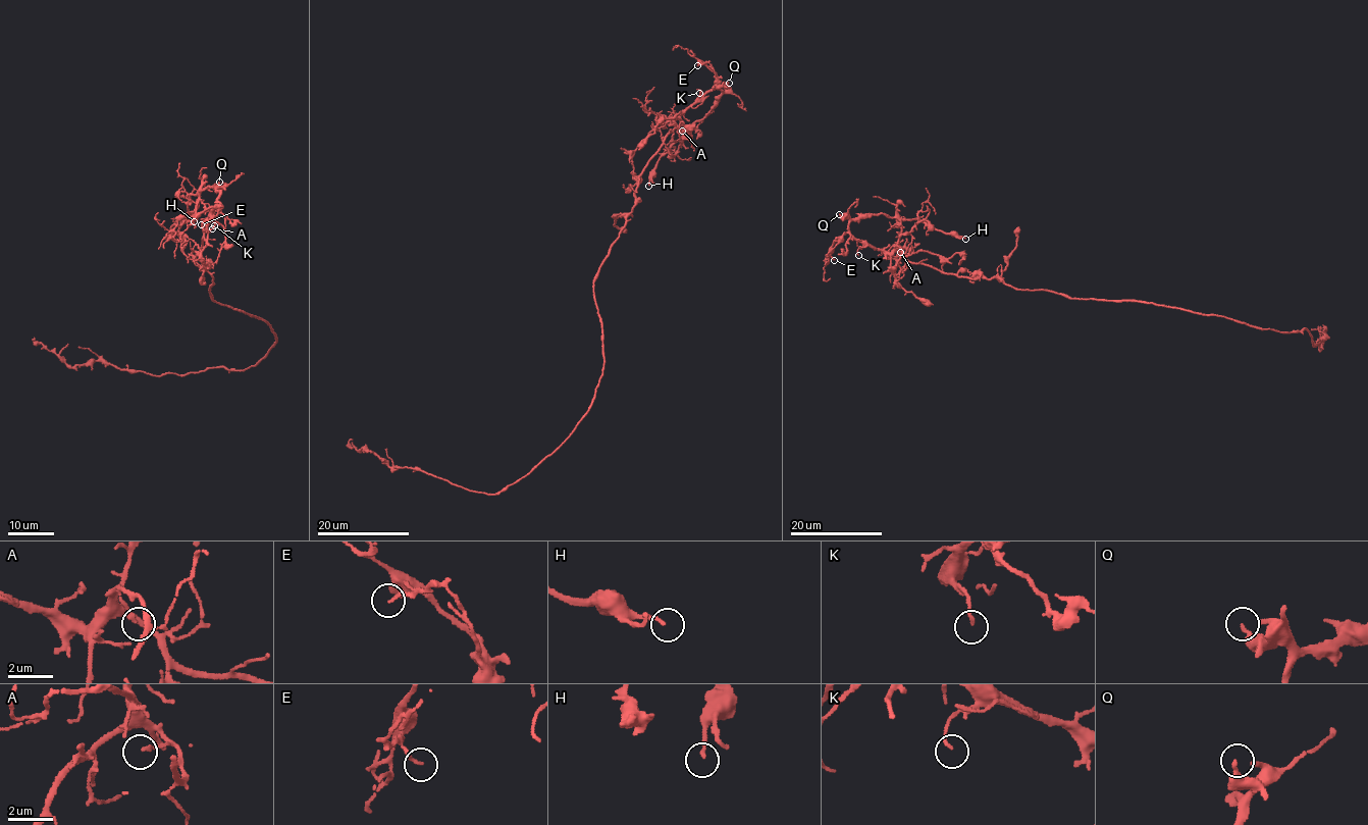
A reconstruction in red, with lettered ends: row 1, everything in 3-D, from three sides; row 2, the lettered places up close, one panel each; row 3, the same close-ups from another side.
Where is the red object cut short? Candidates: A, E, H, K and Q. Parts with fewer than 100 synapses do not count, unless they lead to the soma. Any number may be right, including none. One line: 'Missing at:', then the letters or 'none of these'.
Missing at: Q

